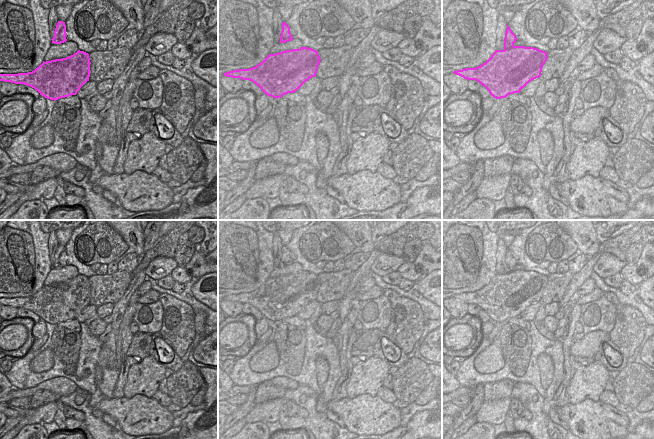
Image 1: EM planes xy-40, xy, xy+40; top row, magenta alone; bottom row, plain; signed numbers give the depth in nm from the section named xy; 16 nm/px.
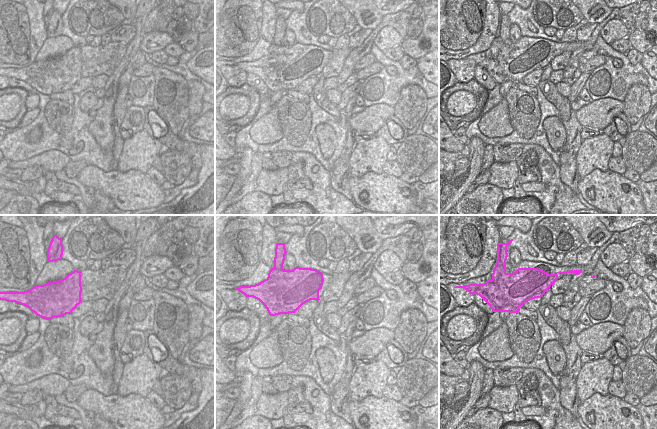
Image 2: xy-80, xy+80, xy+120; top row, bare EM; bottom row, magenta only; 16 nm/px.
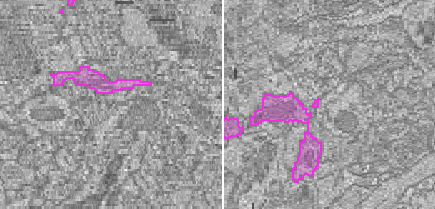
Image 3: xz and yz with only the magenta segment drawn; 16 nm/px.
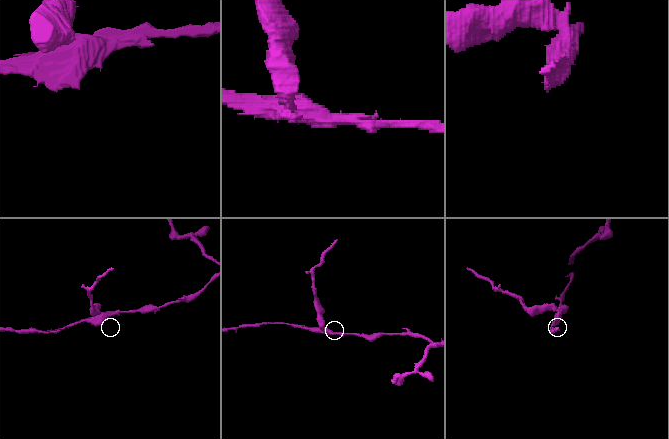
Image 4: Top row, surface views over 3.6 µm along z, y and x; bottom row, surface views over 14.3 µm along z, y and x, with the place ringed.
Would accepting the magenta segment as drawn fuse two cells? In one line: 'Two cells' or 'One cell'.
Two cells.

